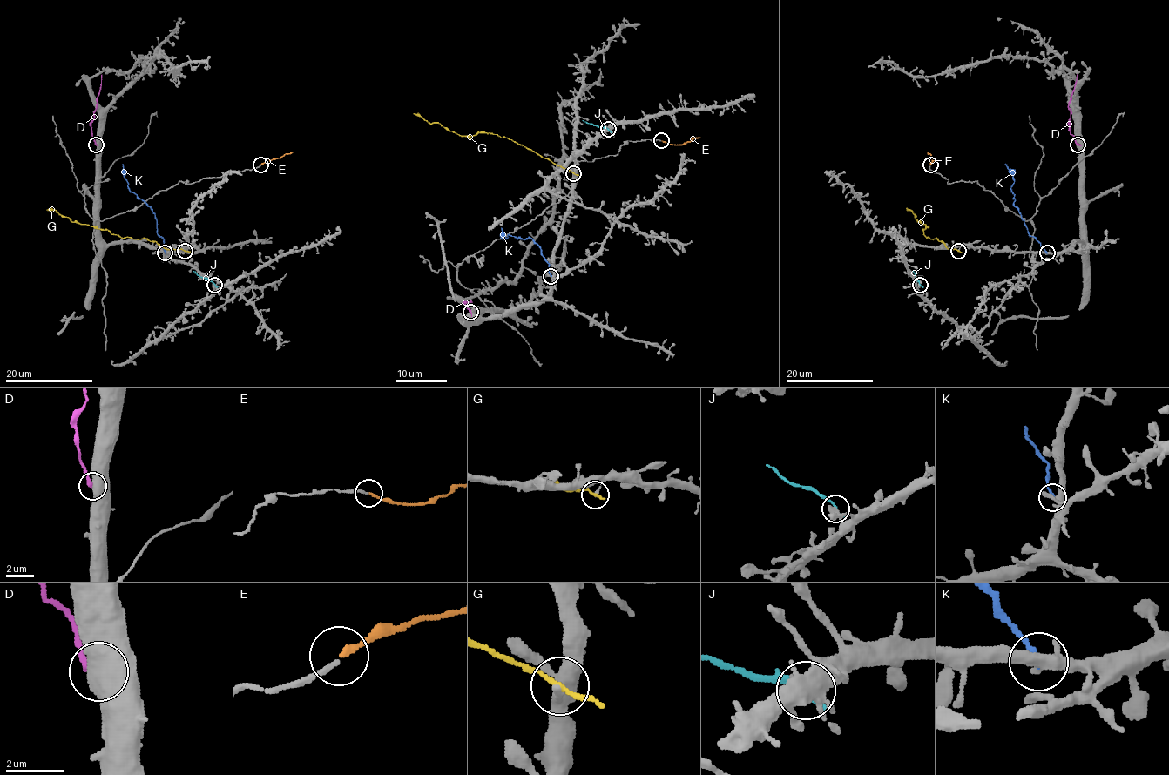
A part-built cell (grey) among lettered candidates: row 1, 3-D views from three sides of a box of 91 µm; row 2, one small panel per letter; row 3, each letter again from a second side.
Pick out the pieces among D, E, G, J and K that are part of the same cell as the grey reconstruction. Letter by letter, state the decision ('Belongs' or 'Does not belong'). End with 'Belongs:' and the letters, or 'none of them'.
D: Does not belong
E: Belongs
G: Does not belong
J: Does not belong
K: Does not belong
Belongs: E

